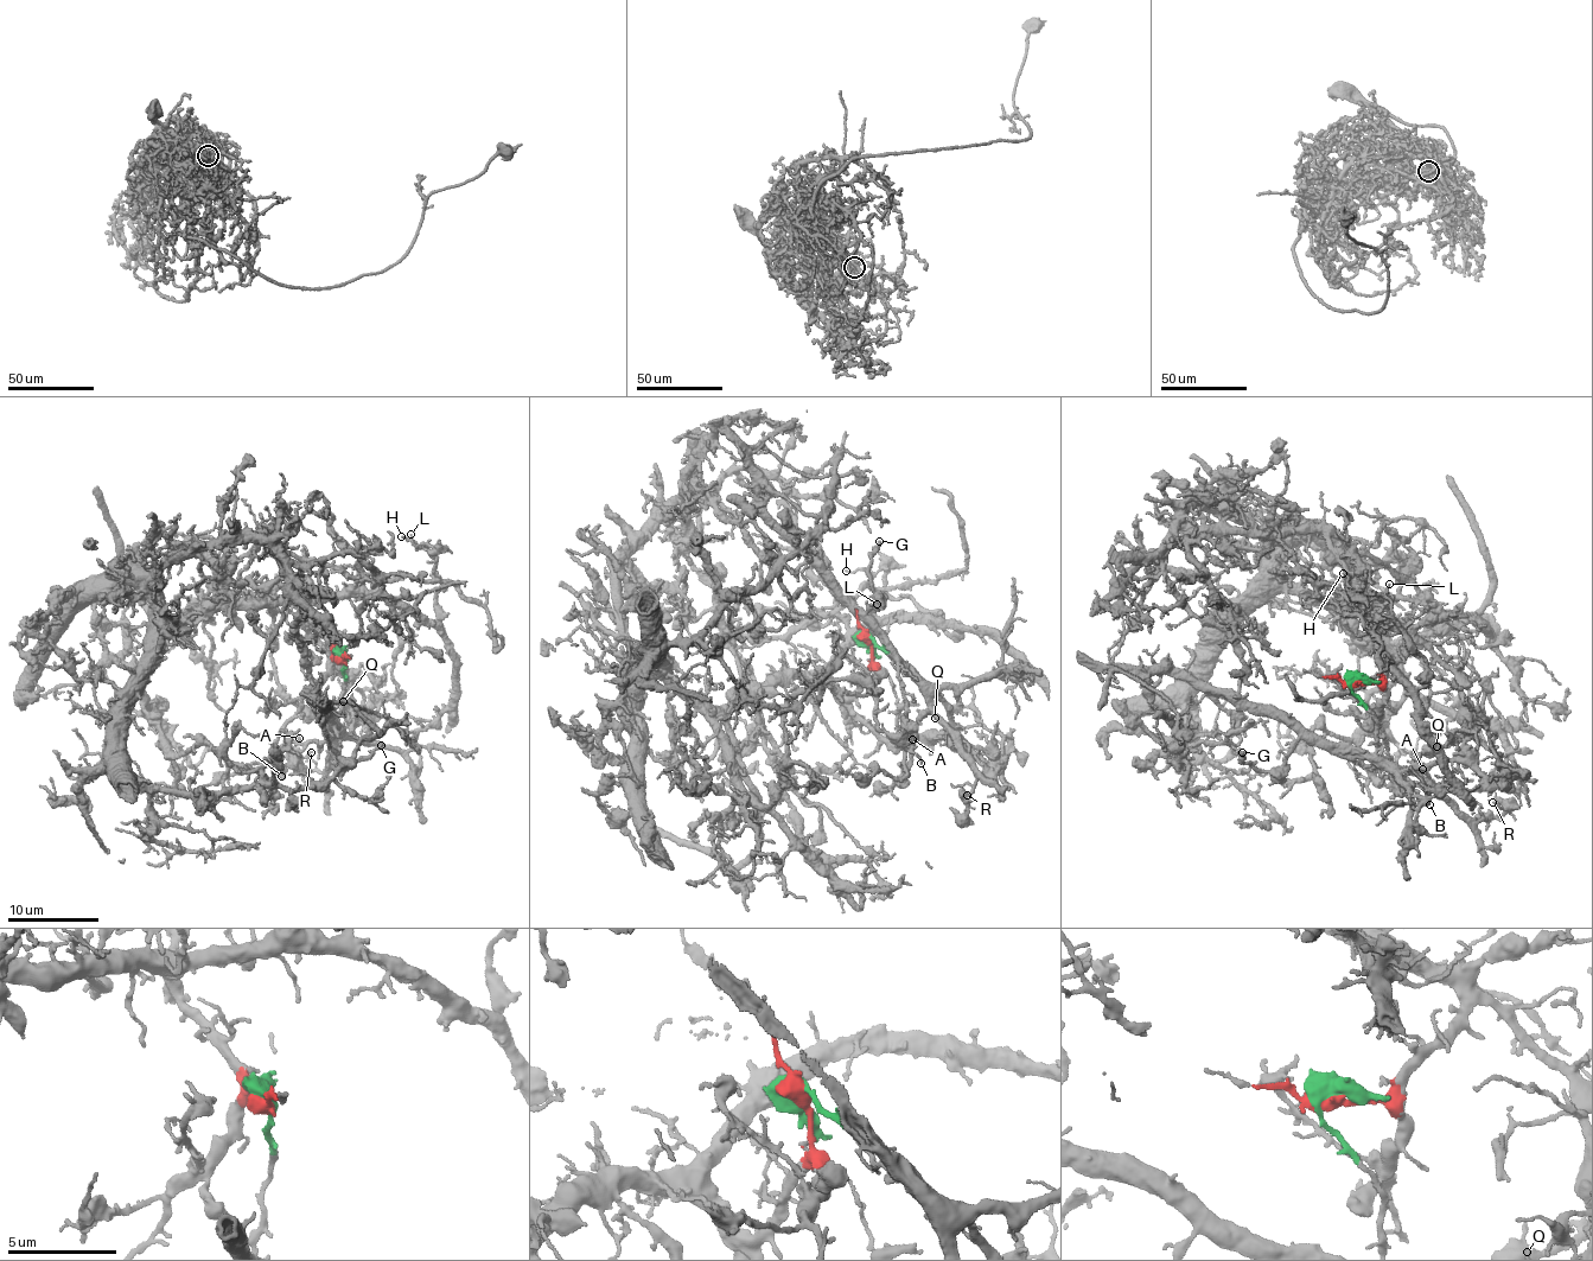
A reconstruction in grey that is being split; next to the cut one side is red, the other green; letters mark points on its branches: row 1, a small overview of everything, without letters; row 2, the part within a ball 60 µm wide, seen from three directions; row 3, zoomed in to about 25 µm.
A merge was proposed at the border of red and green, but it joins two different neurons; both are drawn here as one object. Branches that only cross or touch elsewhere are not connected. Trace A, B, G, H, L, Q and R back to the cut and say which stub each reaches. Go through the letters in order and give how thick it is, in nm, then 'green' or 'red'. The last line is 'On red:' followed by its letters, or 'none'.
A: 130 nm thick; green
B: 140 nm thick; red
G: 180 nm thick; green
H: 110 nm thick; red
L: 110 nm thick; red
Q: 110 nm thick; green
R: 130 nm thick; green
On red: B, H, L

